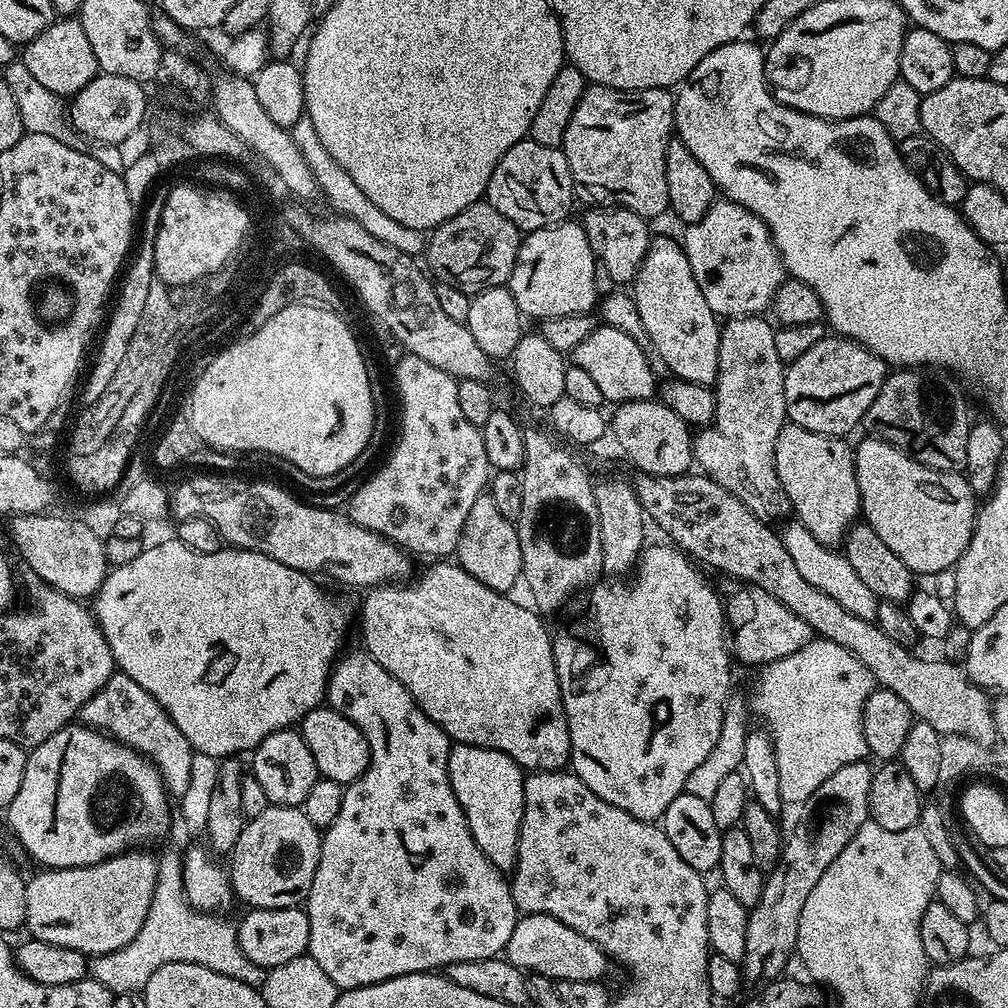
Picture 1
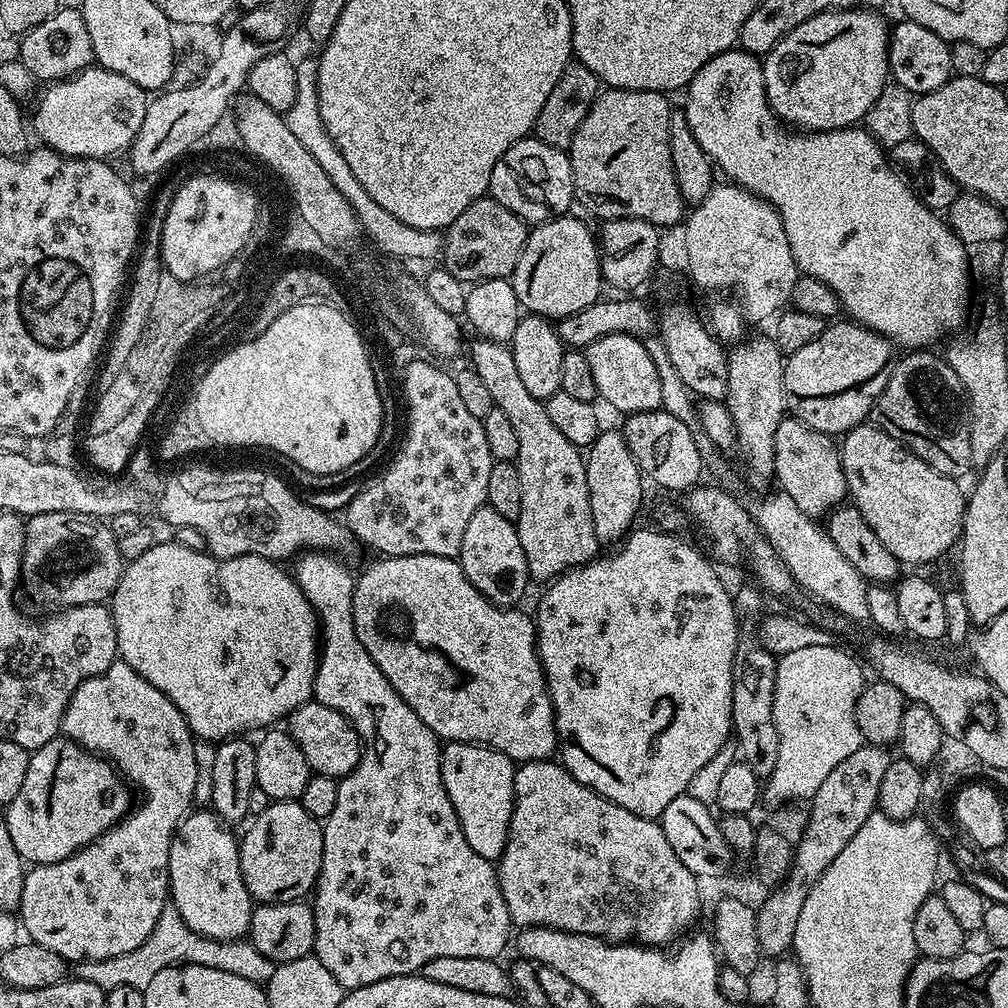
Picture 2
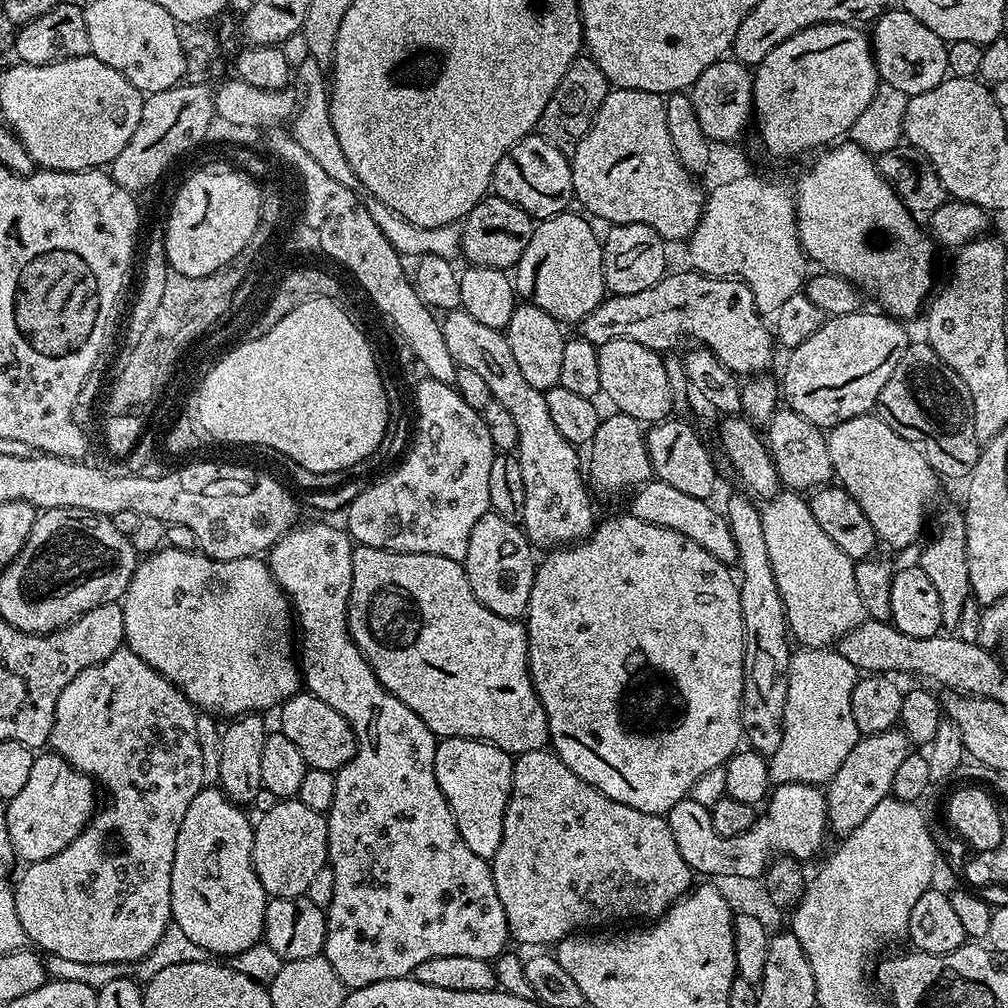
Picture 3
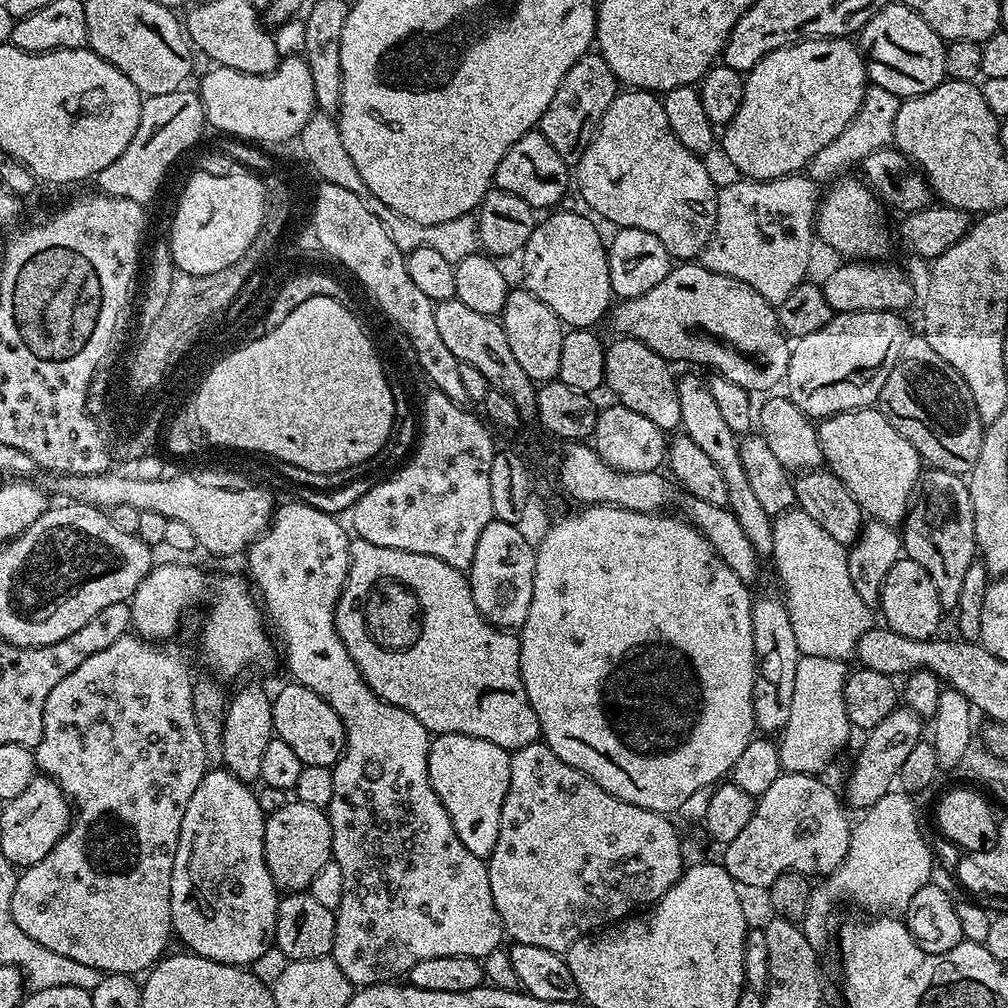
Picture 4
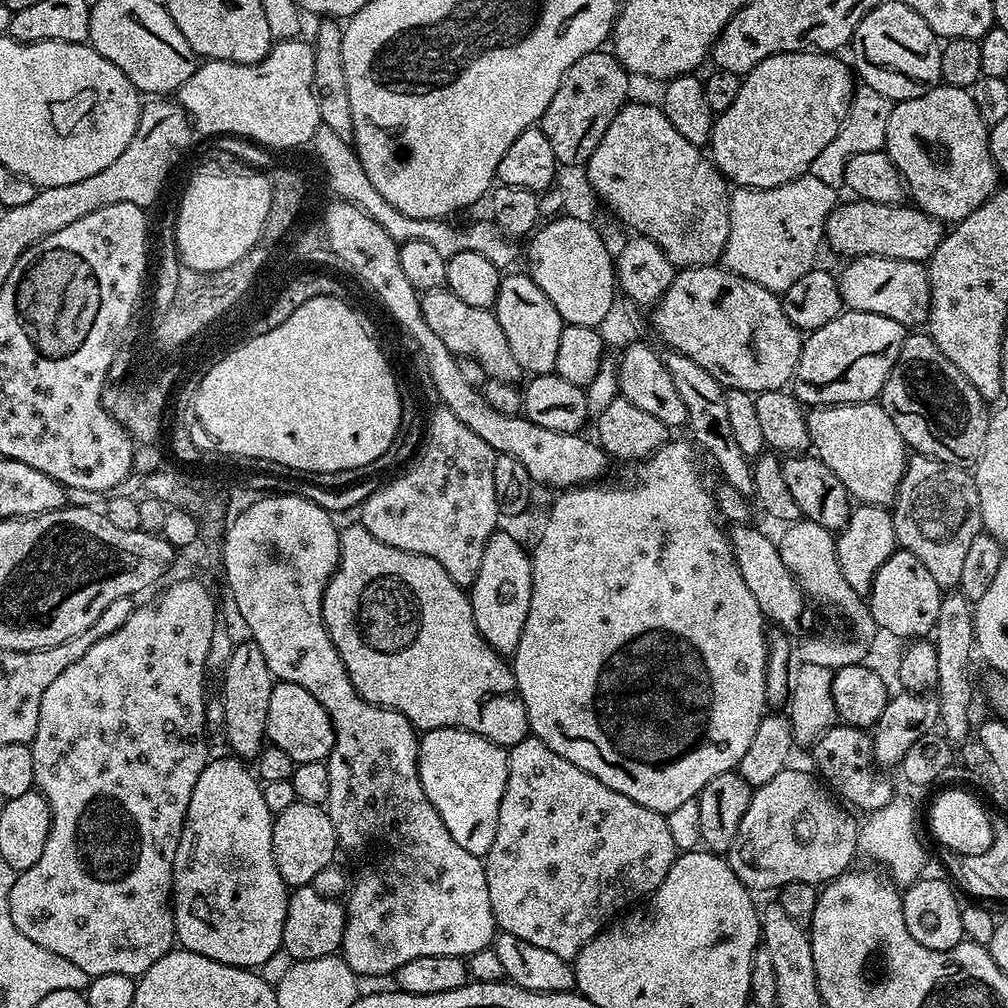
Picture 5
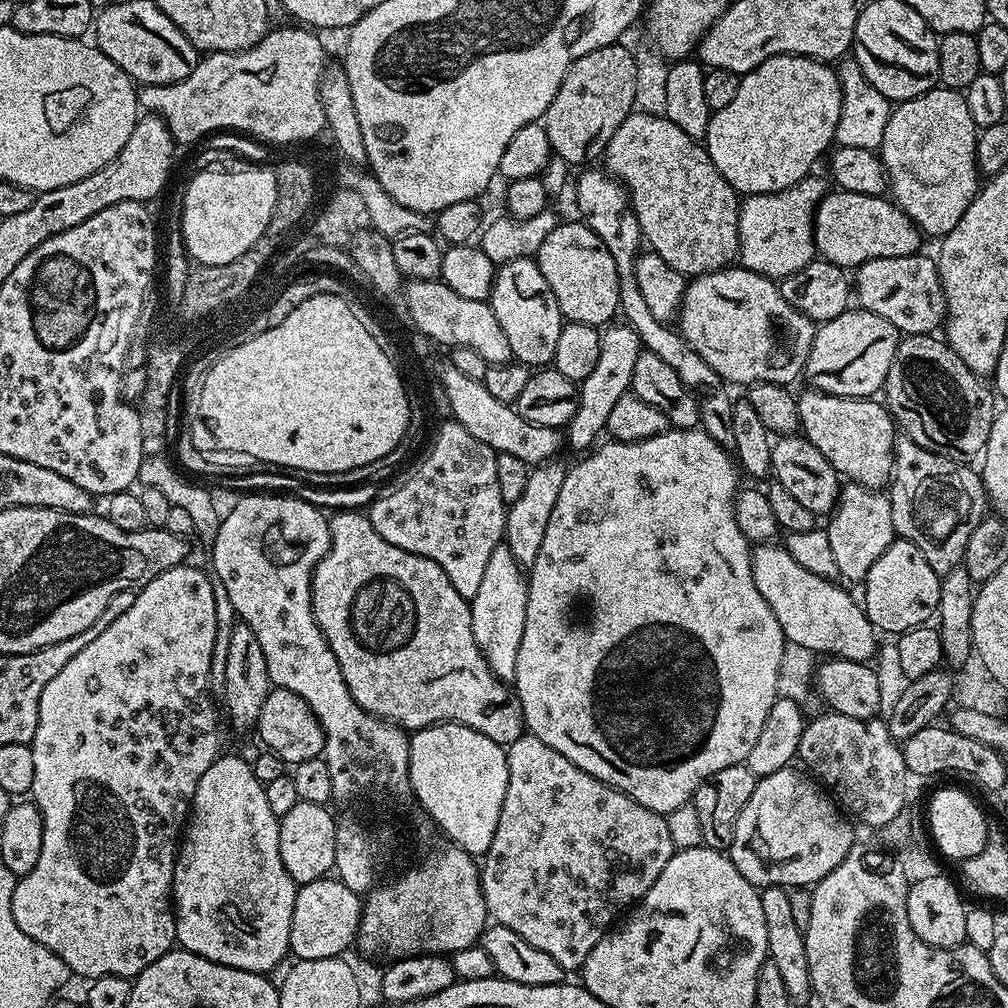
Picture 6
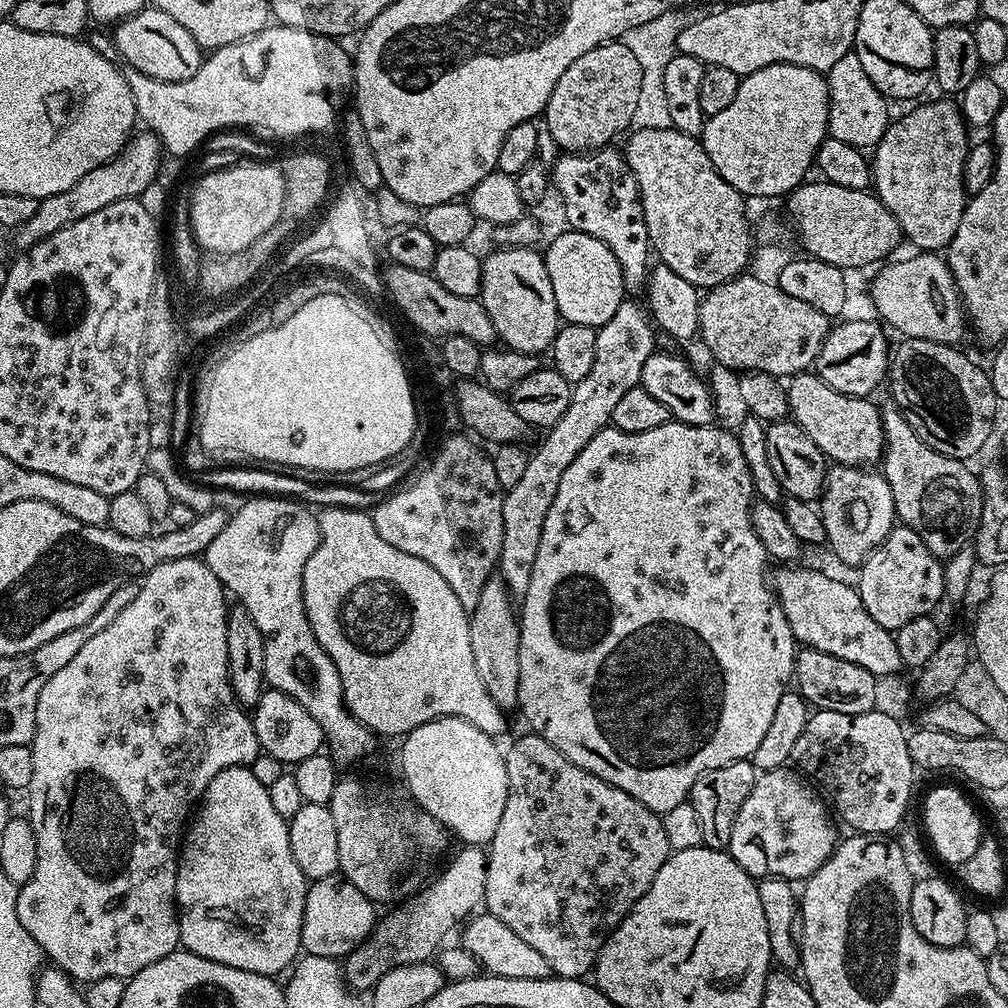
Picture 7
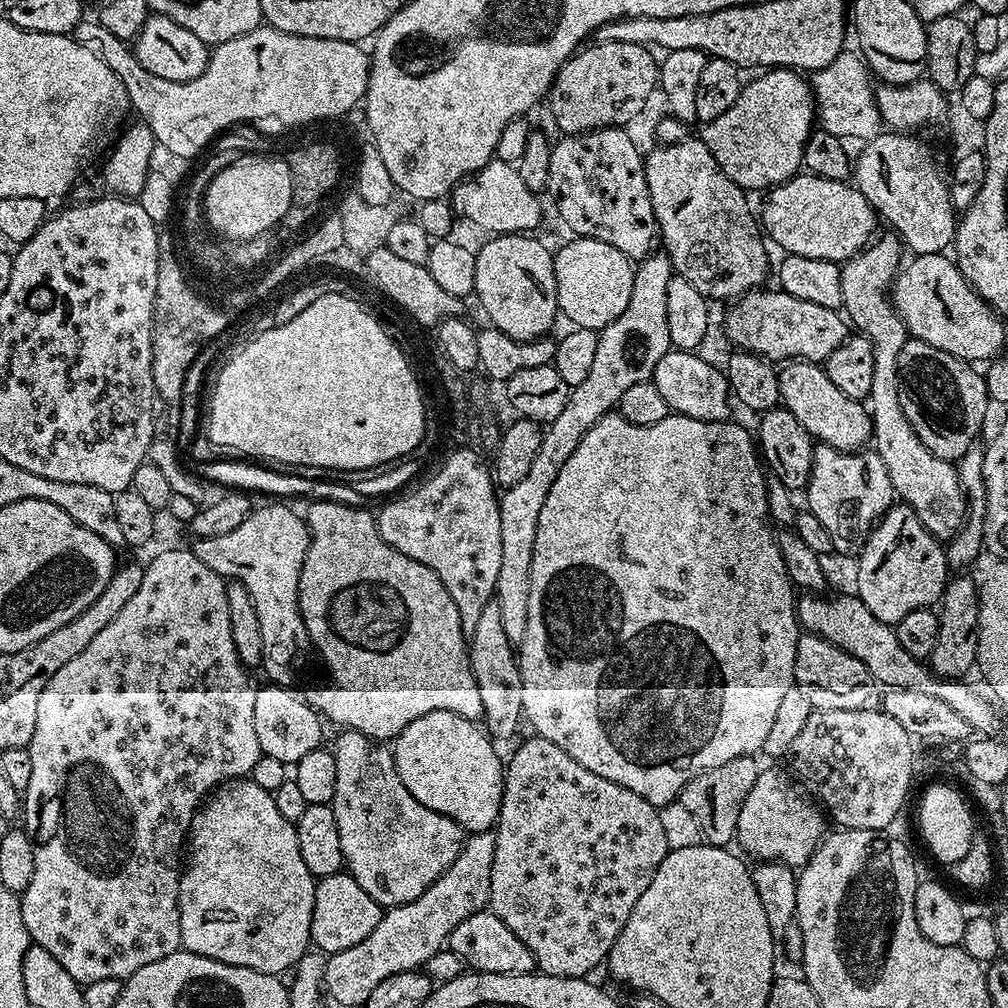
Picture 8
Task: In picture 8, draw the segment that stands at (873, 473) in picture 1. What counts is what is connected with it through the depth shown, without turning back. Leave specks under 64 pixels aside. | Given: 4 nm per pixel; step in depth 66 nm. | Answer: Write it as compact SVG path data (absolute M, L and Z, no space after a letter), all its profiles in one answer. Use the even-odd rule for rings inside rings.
M793 360L785 363L783 367L779 369L780 374L780 399L783 407L790 410L790 414L794 414L794 418L798 418L798 422L802 422L802 426L806 426L806 430L812 437L814 437L820 444L828 444L831 448L837 448L843 452L854 452L865 447L864 443L869 443L872 440L872 418L869 409L865 407L861 401L850 398L846 394L842 394L842 390L838 390L838 386L834 386L834 382L830 382L830 378L825 374L823 367L820 364L811 364L809 360Z

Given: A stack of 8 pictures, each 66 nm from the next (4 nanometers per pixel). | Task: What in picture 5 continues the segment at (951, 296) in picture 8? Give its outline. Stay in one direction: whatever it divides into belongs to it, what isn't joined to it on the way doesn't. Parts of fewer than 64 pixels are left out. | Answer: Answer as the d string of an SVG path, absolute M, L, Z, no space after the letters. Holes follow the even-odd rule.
M857 256L838 272L840 293L845 309L850 312L882 314L894 322L911 326L923 325L930 310L930 282L928 269L919 260L886 258L885 256Z

